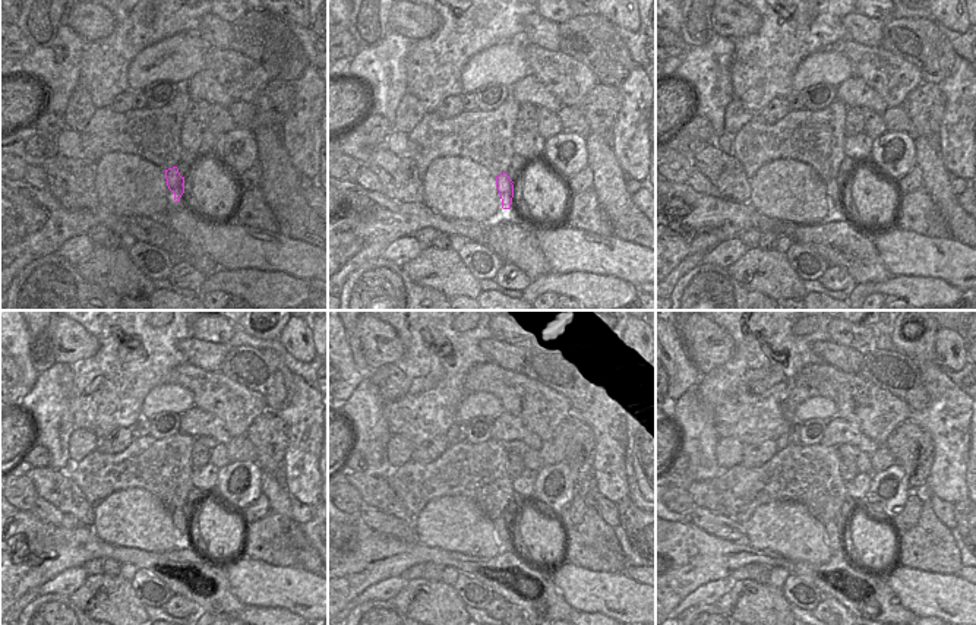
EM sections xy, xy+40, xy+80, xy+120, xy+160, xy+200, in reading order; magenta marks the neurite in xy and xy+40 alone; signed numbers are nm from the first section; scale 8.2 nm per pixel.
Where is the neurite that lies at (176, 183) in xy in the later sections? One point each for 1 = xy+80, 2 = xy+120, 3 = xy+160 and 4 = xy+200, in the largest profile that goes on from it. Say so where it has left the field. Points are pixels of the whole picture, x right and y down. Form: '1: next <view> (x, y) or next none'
1: next xy+80 (834, 191)
2: next xy+120 (180, 520)
3: next xy+160 (507, 526)
4: next xy+200 (836, 534)

